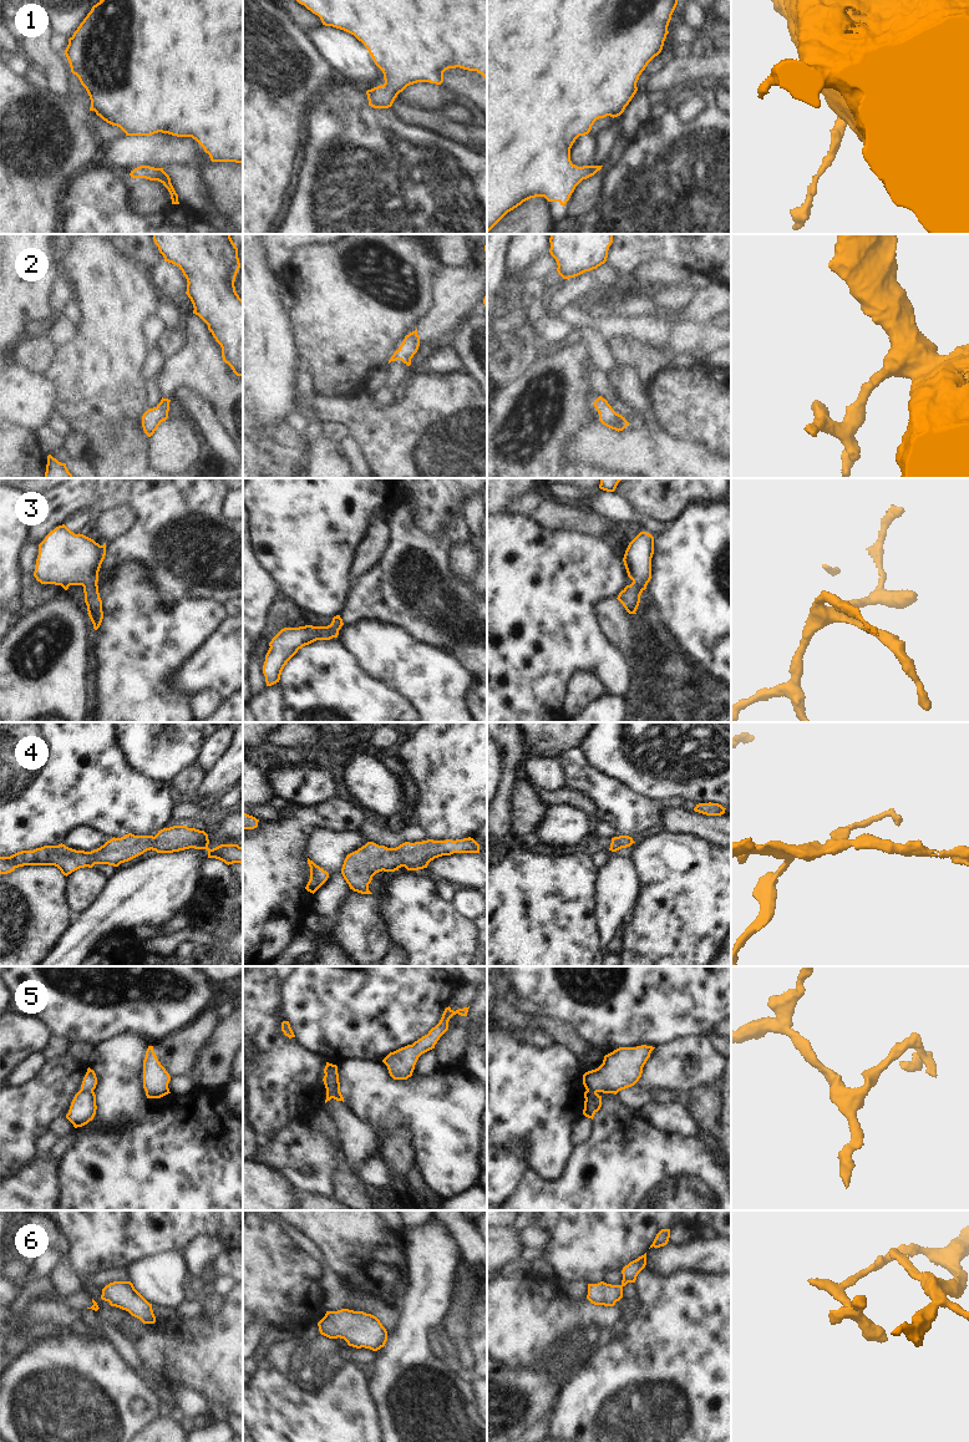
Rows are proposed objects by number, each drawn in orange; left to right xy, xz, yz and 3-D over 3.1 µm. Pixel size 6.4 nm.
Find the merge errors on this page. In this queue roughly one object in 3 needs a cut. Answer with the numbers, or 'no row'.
5

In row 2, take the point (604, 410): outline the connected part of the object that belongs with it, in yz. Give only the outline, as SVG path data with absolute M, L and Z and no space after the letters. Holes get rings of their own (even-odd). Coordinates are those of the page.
M602 396L594 401L594 407L599 413L599 421L604 426L619 432L629 425L629 422L622 415L617 413Z

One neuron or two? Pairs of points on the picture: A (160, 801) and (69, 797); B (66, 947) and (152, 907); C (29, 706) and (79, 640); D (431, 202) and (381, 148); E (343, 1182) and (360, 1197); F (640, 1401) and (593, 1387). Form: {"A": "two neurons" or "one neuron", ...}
{"A": "one neuron", "B": "one neuron", "C": "one neuron", "D": "one neuron", "E": "one neuron", "F": "one neuron"}

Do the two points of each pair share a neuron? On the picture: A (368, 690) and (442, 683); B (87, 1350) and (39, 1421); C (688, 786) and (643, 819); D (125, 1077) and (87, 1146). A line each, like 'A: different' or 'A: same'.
A: different
B: same
C: different
D: same

